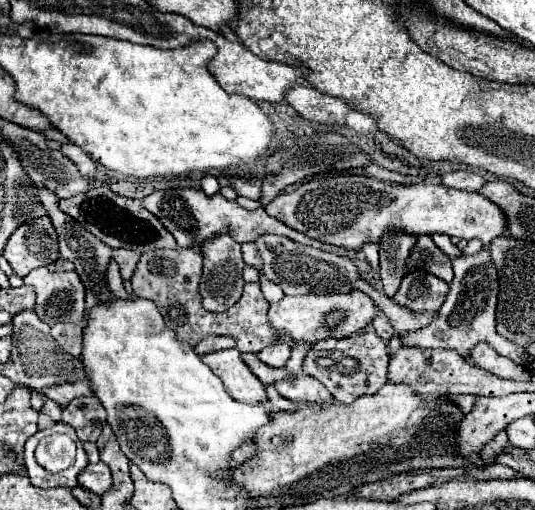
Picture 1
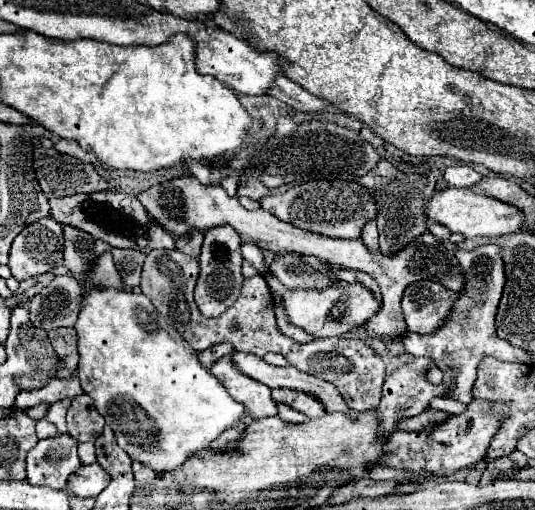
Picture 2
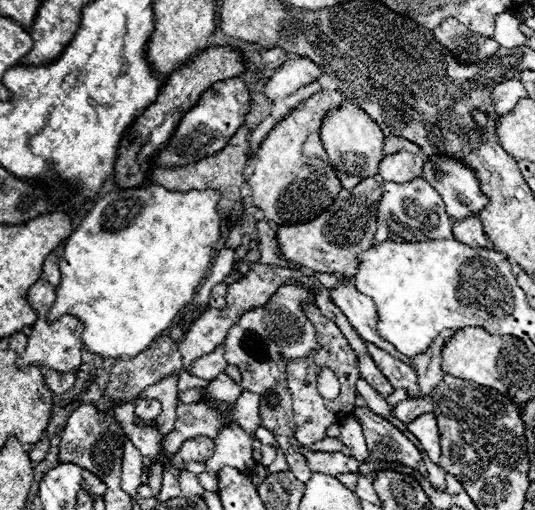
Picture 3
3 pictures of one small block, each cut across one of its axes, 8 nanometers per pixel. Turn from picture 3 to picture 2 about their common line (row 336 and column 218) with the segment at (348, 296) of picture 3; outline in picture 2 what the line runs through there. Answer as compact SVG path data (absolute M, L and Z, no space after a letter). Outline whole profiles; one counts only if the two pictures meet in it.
M222 358L220 362L216 362L212 366L210 374L222 382L222 386L226 388L226 392L236 402L244 404L244 408L248 410L248 414L254 420L276 416L276 408L274 408L276 404L270 398L270 388L268 386L262 386L260 382L254 382L248 376L244 376L232 364L230 358Z

